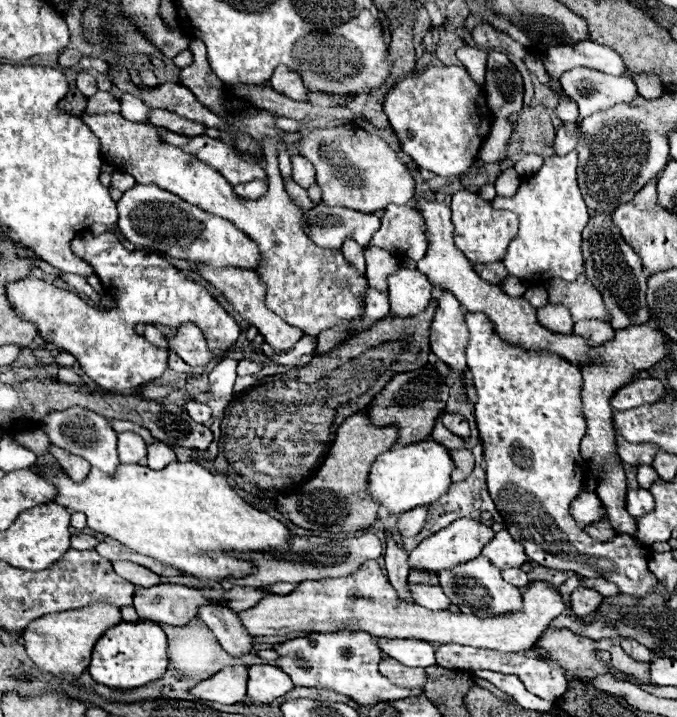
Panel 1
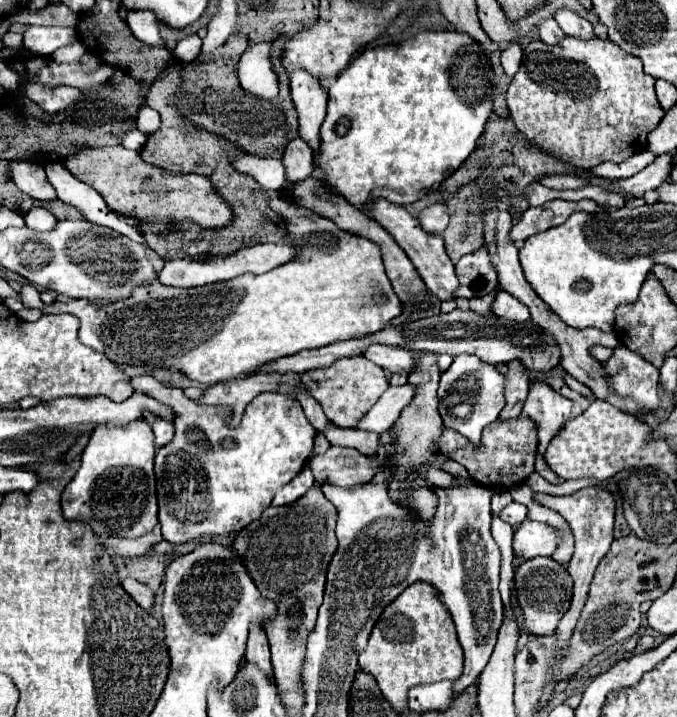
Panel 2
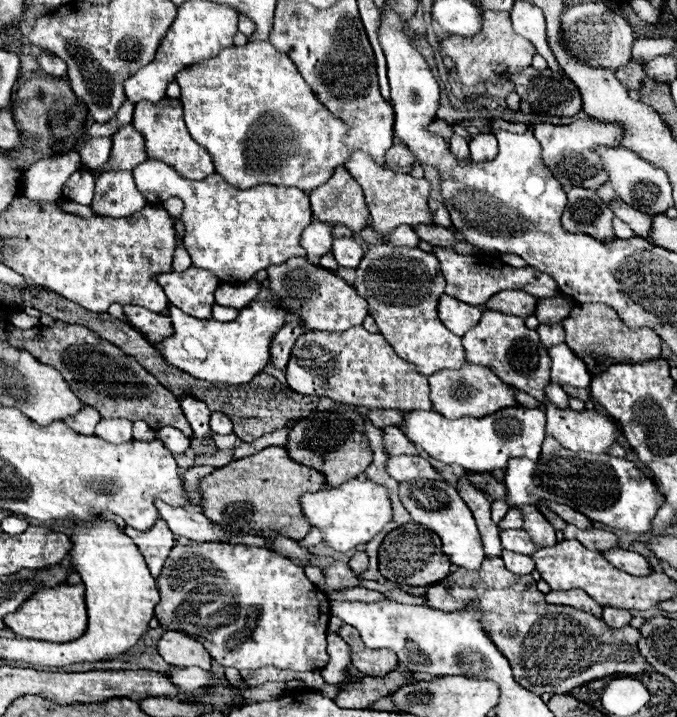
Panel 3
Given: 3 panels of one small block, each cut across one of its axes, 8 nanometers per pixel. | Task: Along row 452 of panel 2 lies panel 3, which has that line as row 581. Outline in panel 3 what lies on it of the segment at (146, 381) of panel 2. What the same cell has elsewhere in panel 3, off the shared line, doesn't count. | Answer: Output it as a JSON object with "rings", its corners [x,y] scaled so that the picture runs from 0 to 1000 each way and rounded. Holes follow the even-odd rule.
{"rings":[[[290,756],[281,762],[257,759],[248,773],[236,803],[230,806],[236,823],[236,840],[227,848],[227,859],[245,876],[254,870],[257,879],[292,887],[287,893],[310,895],[319,904],[307,907],[310,915],[349,934],[378,934],[387,929],[405,929],[414,934],[455,937],[476,934],[484,926],[482,912],[482,873],[487,862],[484,831],[476,828],[452,803],[446,789],[431,781],[411,775],[393,764],[378,762],[343,762],[325,756]]]}

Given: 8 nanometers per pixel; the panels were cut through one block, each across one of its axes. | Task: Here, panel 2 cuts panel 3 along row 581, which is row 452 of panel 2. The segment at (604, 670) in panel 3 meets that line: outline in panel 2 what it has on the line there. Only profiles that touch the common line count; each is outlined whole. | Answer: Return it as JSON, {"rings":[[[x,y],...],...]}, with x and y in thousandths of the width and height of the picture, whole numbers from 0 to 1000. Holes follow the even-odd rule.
{"rings":[[[762,583],[762,586],[733,586],[721,597],[715,597],[709,622],[694,619],[685,608],[677,603],[656,597],[650,614],[647,614],[650,630],[677,647],[682,647],[700,672],[744,686],[756,678],[771,675],[786,658],[789,658],[789,636],[792,636],[792,591],[783,583]]]}

